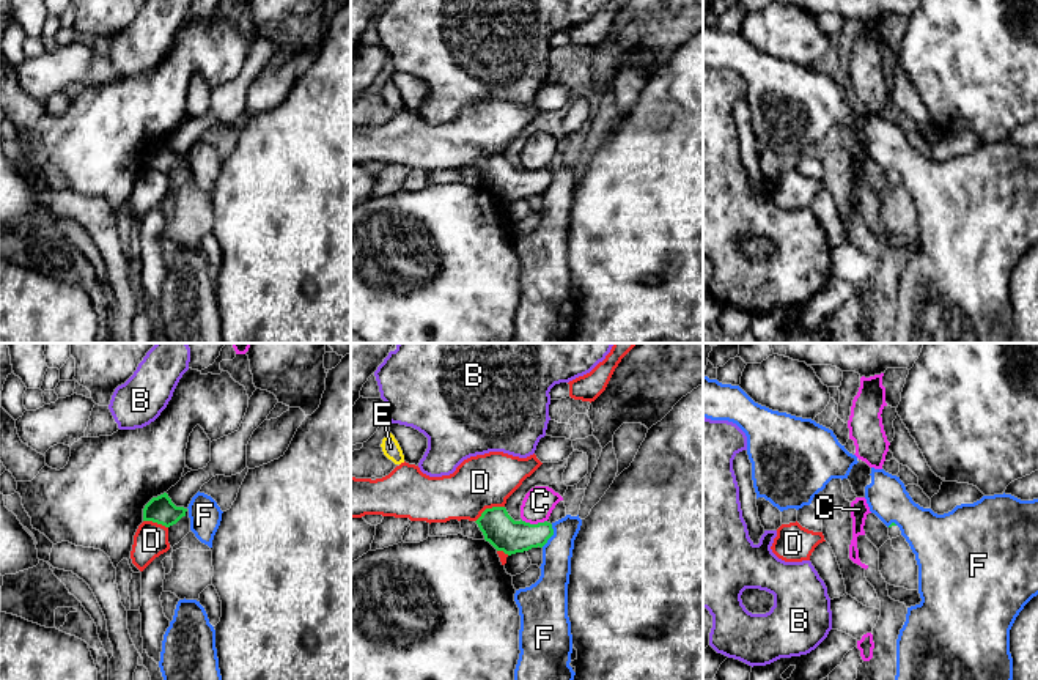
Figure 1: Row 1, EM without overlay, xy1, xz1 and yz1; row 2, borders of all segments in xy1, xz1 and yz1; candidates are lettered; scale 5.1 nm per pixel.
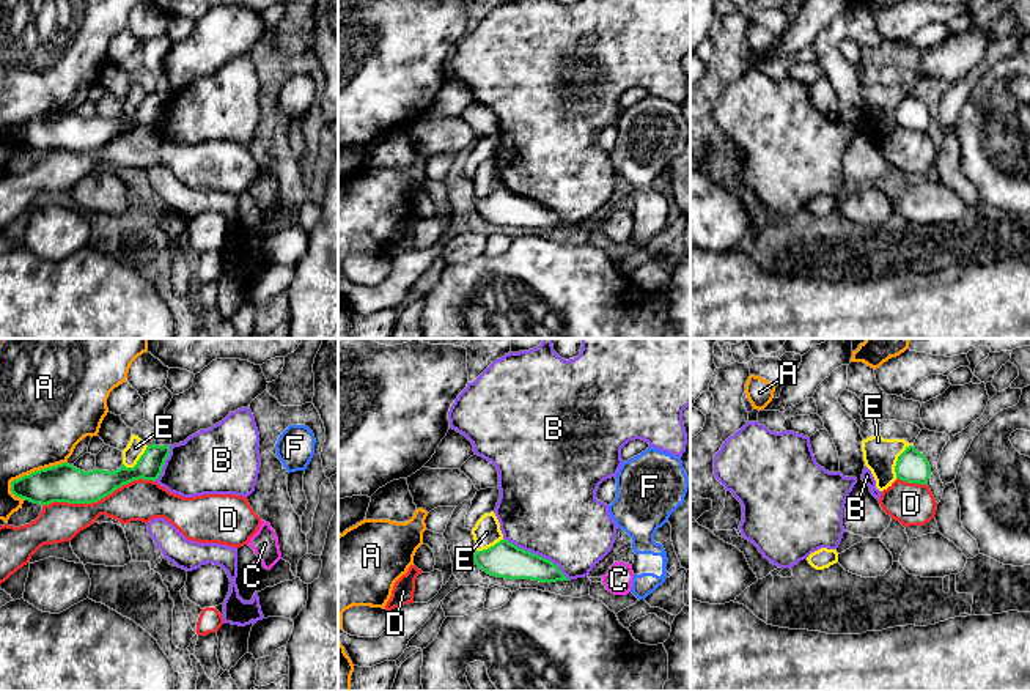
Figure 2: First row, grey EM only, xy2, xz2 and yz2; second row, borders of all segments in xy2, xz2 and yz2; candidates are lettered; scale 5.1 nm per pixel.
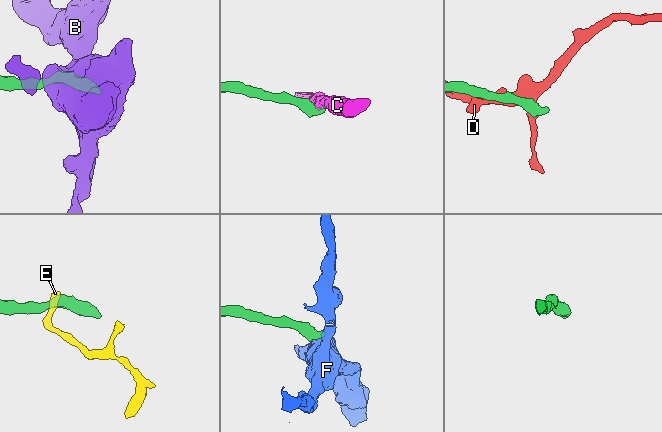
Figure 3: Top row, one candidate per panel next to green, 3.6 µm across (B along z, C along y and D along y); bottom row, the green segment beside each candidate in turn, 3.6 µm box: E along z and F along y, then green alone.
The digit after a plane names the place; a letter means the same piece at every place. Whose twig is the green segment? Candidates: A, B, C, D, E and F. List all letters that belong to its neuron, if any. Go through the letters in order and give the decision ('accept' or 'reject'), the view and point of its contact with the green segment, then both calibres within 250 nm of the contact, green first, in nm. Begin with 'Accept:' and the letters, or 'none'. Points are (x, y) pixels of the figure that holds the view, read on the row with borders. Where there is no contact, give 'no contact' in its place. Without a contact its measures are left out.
Accept: none
A: reject | xy2 (35, 471) | 190/420 nm
B: reject | xz2 (537, 554) | 180/480 nm
C: reject | xz1 (533, 524) | 170/160 nm
D: reject | xy2 (98, 499) | 190/200 nm
E: reject | yz2 (898, 460) | 160/170 nm
F: reject | xz1 (551, 535) | 170/160 nm

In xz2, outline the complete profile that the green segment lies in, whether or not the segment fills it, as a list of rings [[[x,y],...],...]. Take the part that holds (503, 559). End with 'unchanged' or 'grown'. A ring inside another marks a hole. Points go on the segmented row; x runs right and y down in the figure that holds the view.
[[[500,540],[494,546],[476,551],[473,560],[491,576],[505,579],[532,579],[539,582],[569,581],[554,562],[517,548],[508,540]]]; unchanged

